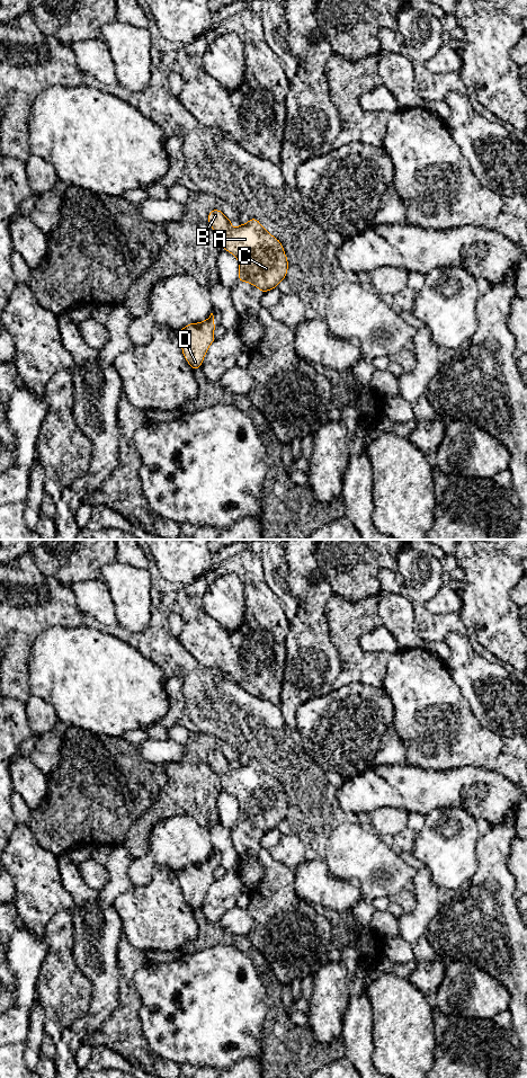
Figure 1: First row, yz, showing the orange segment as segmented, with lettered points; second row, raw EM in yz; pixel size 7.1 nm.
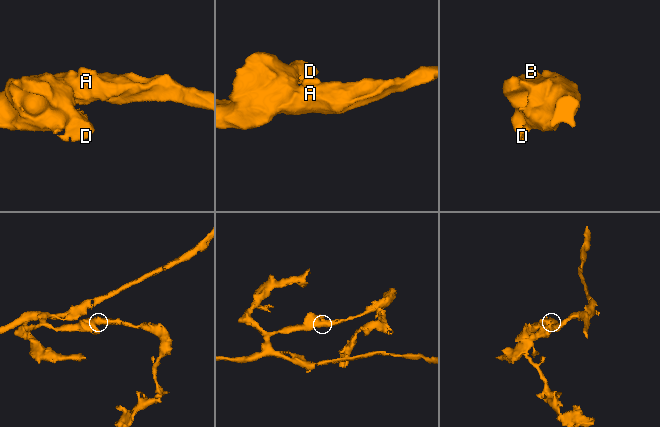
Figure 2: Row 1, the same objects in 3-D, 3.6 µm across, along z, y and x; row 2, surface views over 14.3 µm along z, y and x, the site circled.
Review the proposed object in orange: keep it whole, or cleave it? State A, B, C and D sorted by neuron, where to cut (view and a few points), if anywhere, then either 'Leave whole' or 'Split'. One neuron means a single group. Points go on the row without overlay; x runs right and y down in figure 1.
Groups: A B C D. No split. Leave whole

